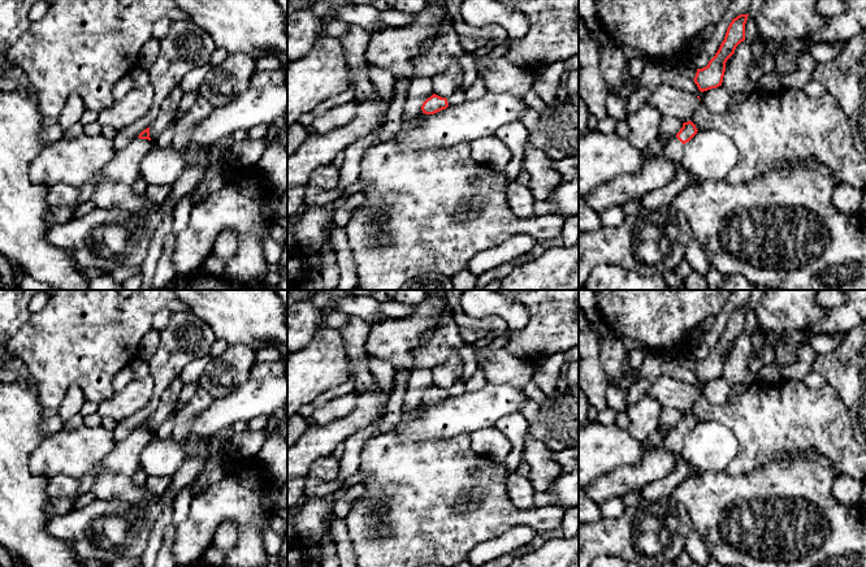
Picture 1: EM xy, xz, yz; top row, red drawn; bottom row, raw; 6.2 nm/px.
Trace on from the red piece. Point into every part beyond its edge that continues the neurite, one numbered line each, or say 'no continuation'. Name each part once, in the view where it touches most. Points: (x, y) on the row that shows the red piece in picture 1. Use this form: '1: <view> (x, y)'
1: xy (125, 167)

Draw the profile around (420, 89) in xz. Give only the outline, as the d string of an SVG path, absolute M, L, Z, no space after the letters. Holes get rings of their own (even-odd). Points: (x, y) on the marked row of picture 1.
M413 78L410 81L406 103L402 108L403 121L415 121L423 114L423 103L434 94L432 78Z

